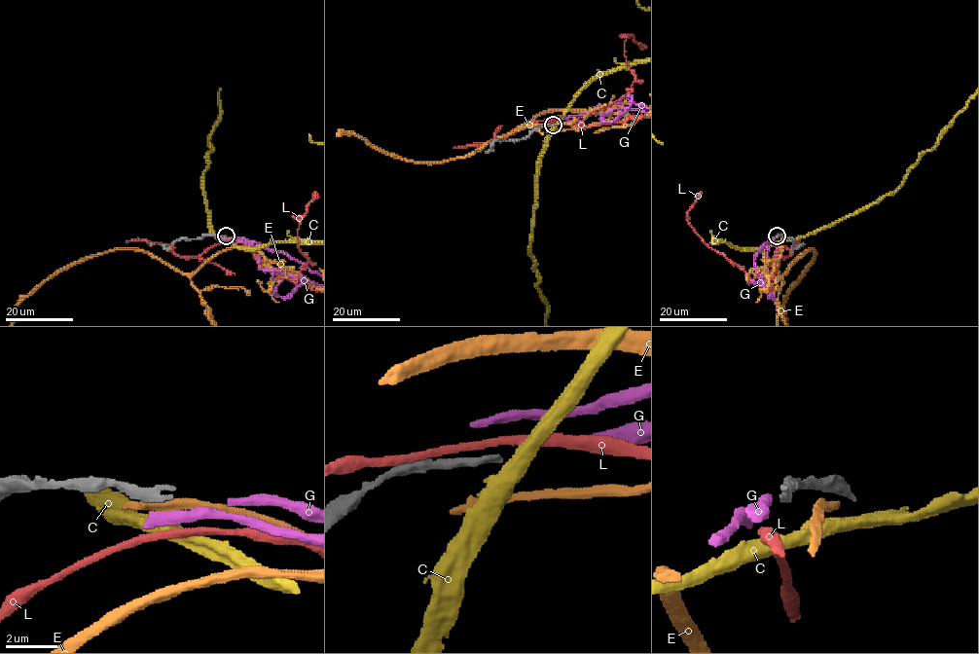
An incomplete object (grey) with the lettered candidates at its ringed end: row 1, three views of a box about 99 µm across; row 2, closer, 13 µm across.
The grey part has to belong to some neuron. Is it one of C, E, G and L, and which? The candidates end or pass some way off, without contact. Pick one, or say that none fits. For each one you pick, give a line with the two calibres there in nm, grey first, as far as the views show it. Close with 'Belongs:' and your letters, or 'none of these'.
Belongs: none of these

